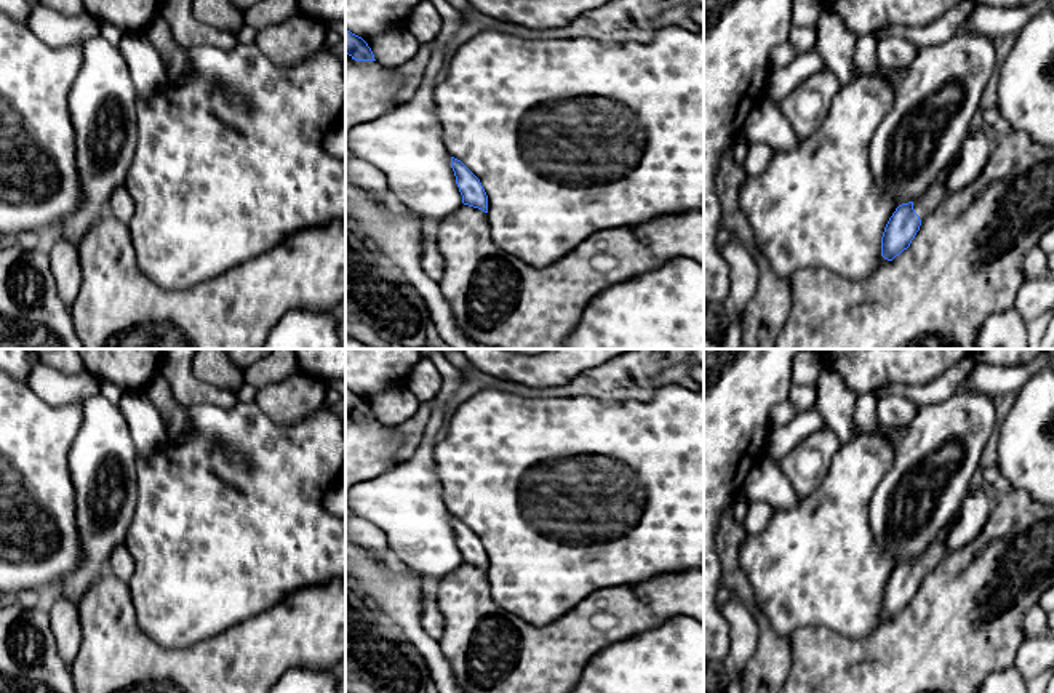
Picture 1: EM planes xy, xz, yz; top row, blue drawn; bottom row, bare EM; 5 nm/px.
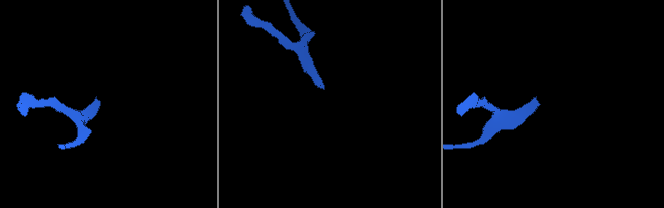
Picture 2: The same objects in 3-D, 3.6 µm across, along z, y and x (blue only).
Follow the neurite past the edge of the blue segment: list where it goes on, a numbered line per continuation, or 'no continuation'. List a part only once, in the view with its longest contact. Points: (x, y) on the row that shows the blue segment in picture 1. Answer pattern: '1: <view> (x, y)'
1: yz (936, 194)

